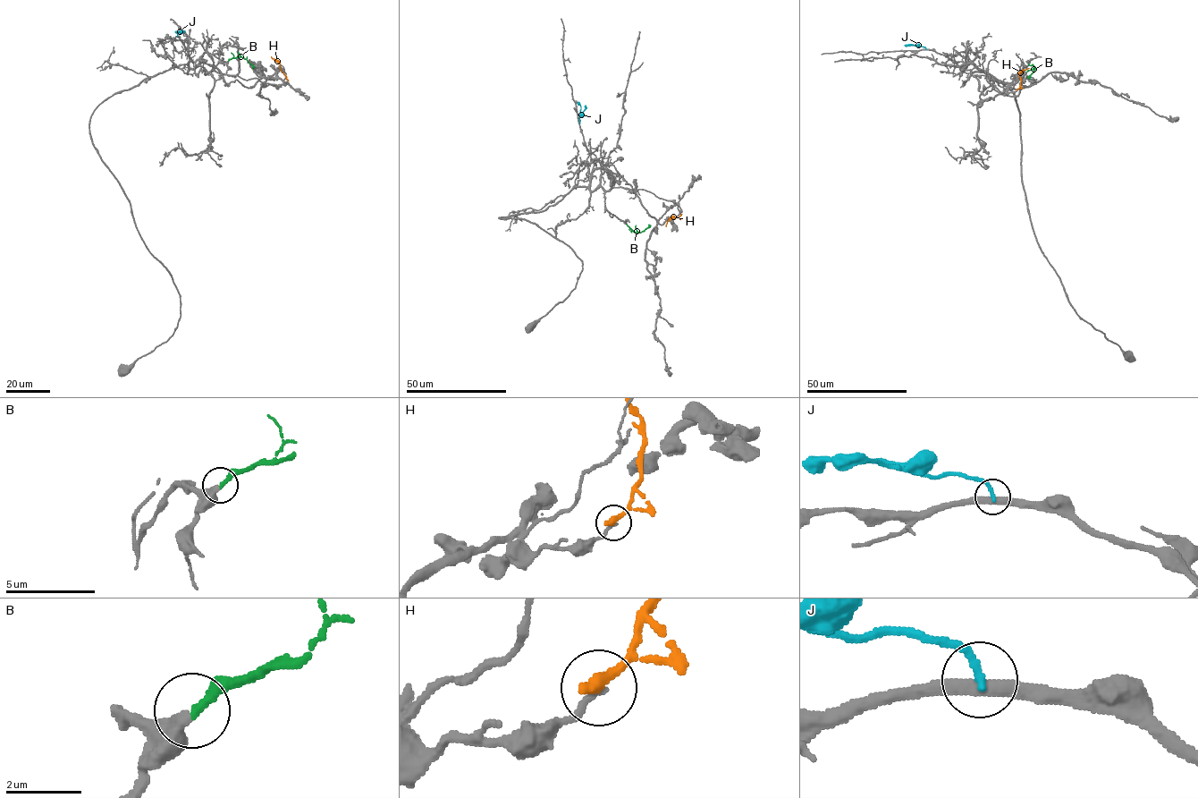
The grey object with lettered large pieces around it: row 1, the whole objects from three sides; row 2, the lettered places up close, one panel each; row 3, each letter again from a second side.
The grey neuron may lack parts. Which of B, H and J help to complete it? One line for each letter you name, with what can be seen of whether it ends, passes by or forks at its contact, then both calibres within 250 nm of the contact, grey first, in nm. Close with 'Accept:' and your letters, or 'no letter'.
B: it ends | 360/240 nm
Accept: B

